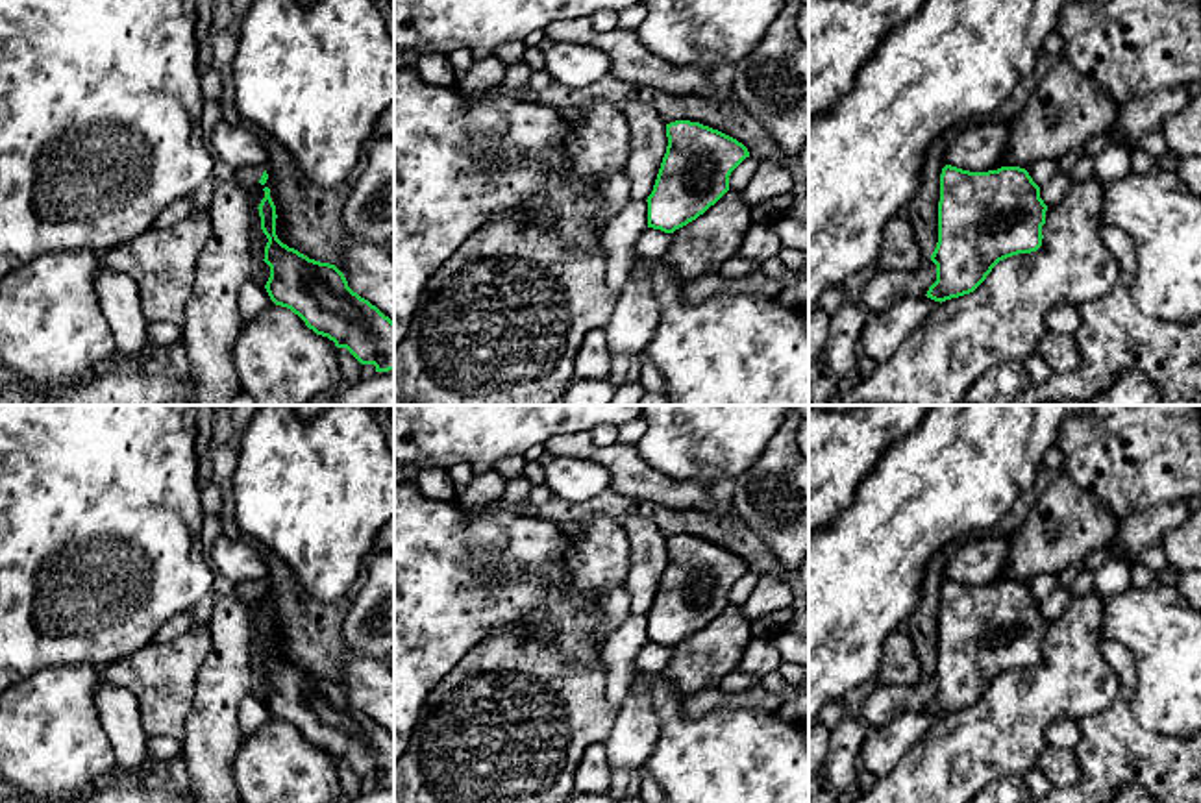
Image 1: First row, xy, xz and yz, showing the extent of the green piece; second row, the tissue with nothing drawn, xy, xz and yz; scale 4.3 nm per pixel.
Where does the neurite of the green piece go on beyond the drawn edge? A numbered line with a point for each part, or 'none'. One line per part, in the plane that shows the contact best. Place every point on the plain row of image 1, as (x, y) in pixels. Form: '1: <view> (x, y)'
1: xy (250, 589)

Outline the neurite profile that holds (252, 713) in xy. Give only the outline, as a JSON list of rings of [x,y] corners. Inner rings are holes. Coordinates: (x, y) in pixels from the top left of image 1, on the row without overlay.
[[[248,694],[237,707],[239,727],[246,736],[254,735],[259,727],[274,720],[266,703],[254,694]]]

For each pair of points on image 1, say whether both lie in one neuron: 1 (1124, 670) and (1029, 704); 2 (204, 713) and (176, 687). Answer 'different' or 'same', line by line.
1: different
2: different

